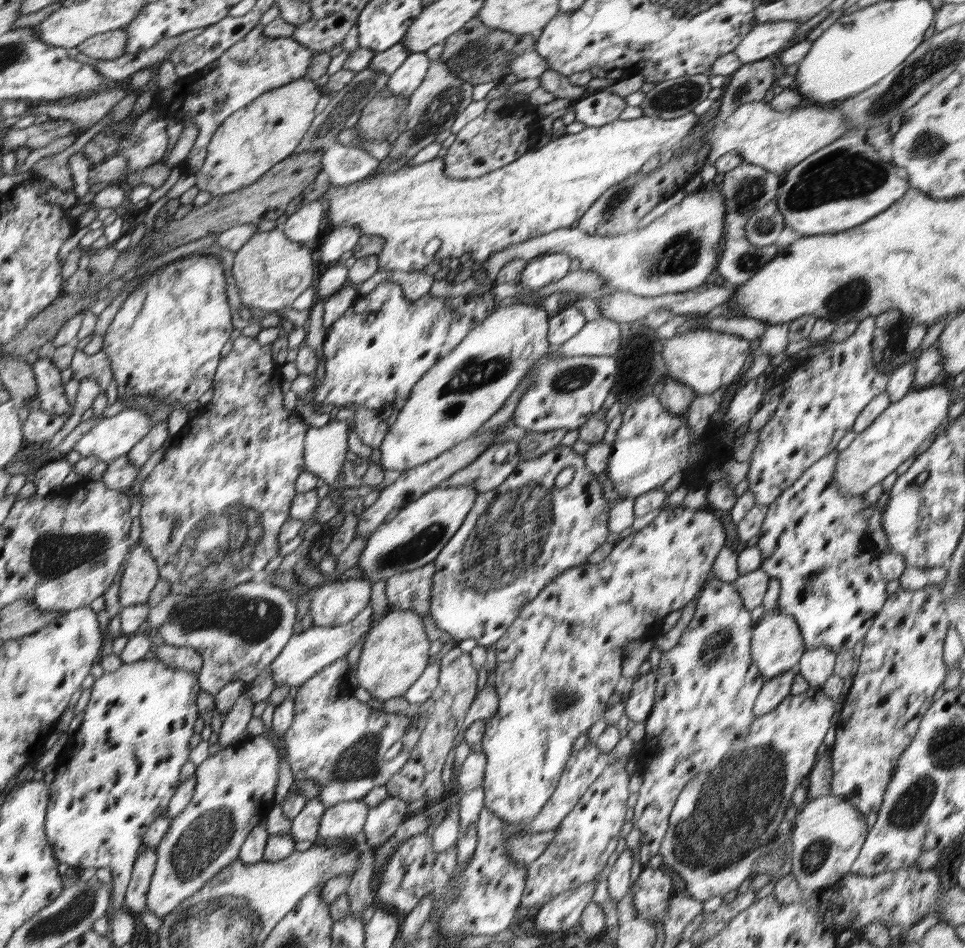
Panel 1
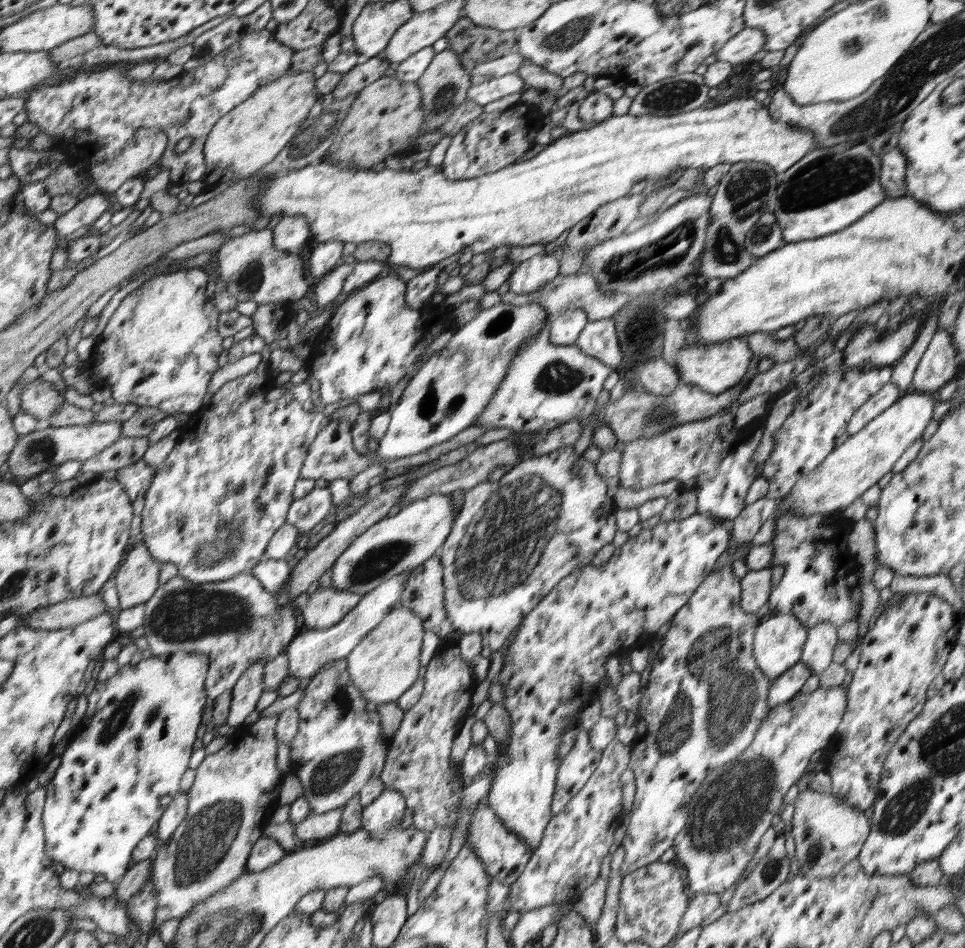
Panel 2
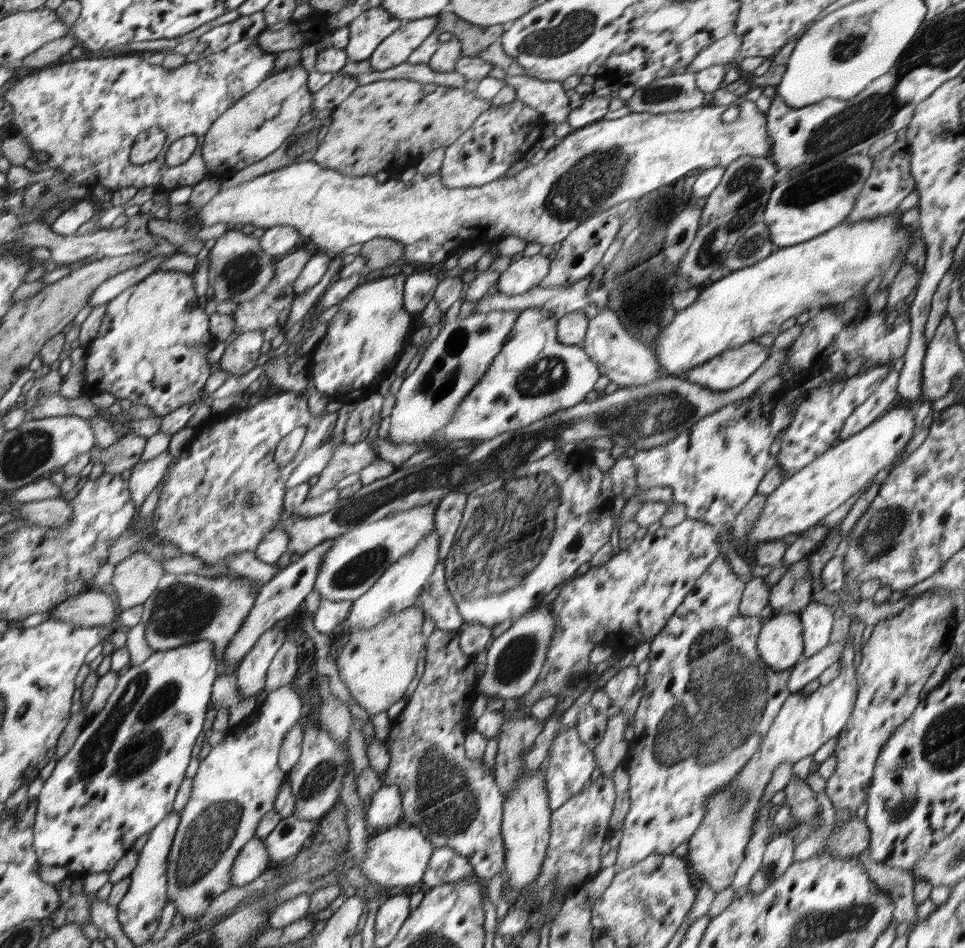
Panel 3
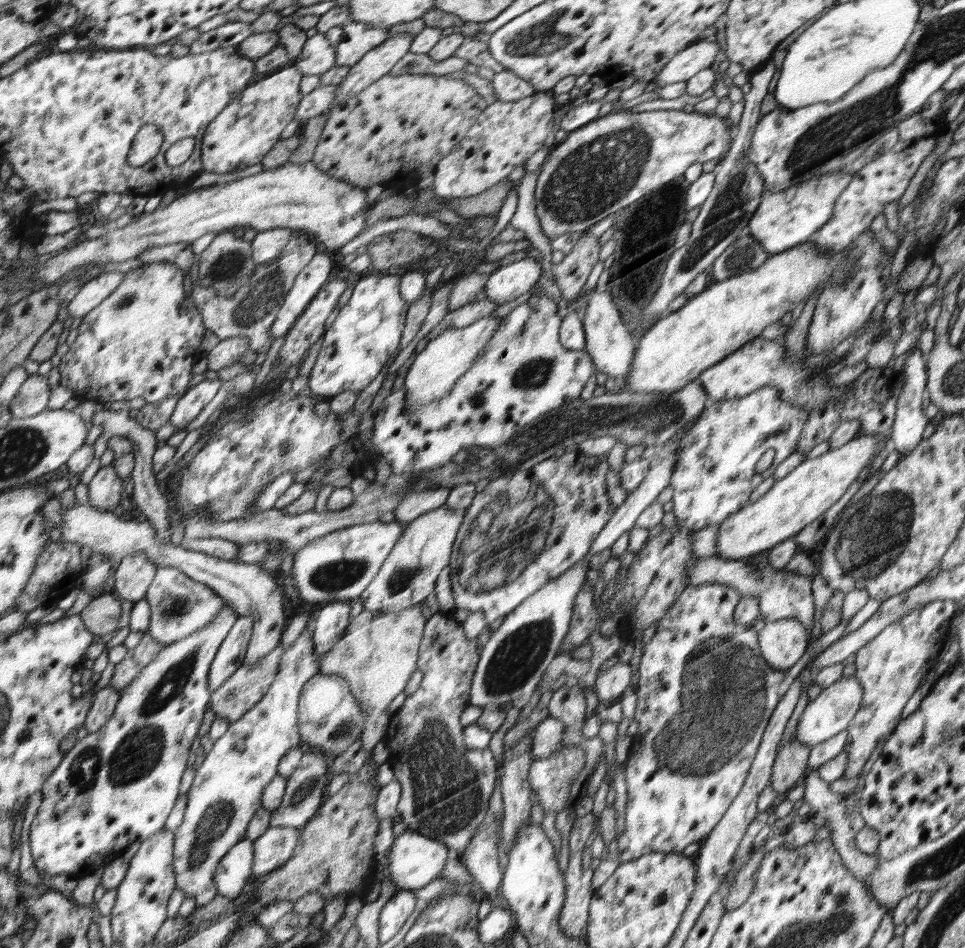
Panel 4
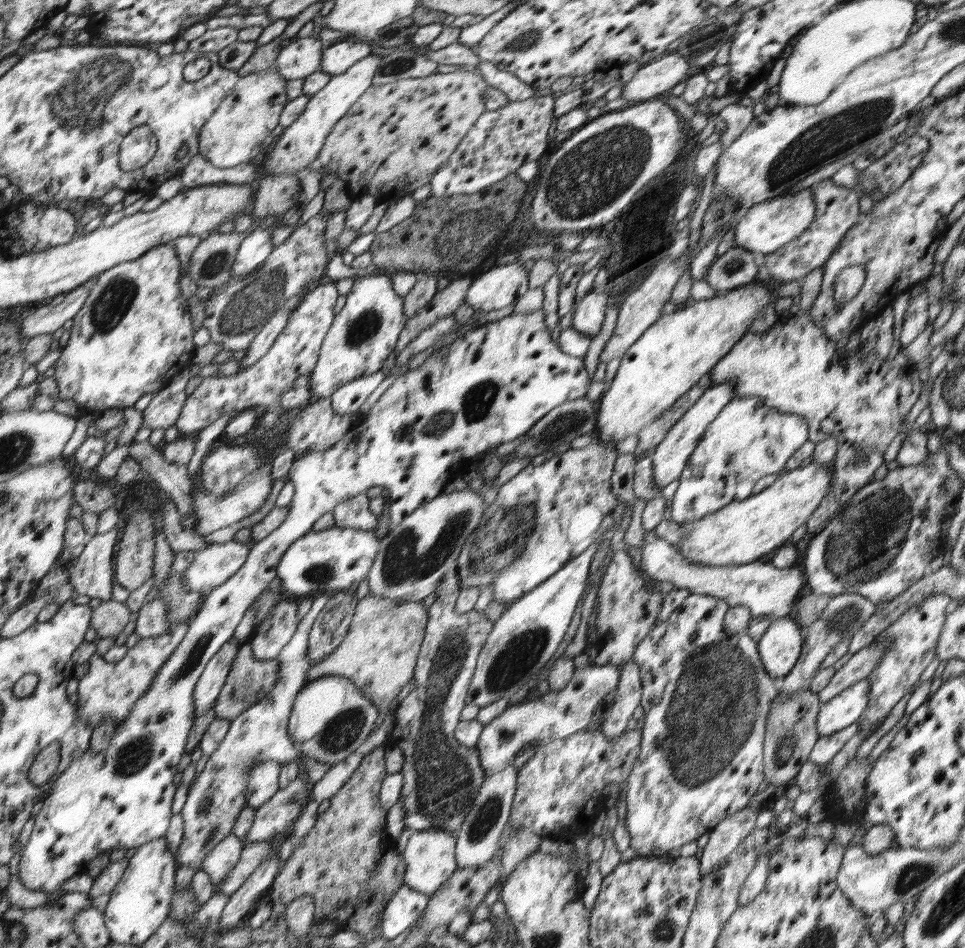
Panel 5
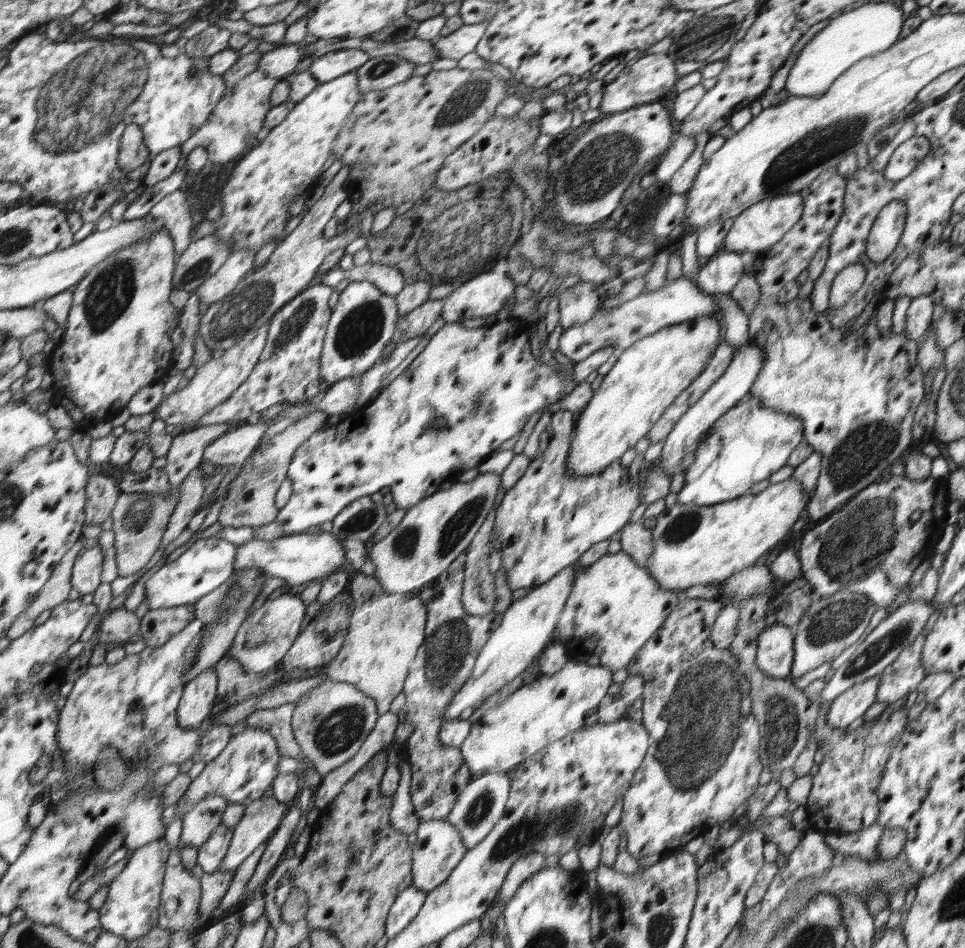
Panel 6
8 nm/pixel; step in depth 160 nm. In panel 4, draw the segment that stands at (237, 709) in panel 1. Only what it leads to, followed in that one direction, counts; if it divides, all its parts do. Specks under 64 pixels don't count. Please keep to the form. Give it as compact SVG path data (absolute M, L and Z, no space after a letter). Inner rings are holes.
M79 504L72 505L70 509L62 508L62 511L62 525L58 528L57 537L64 541L90 547L92 556L106 556L110 564L118 564L126 556L142 551L157 568L178 568L192 580L209 585L241 616L253 616L254 630L245 654L244 665L256 664L280 645L280 638L286 629L286 617L282 608L283 587L278 577L268 575L260 569L259 564L226 561L206 552L186 550L172 543L160 543L156 539L154 527L144 518L124 522L113 513Z

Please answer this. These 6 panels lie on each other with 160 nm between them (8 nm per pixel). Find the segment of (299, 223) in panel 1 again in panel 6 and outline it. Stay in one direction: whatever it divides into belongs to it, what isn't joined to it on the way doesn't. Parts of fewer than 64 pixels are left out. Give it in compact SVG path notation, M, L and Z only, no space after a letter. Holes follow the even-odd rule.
M249 248L230 254L224 266L197 288L195 293L198 294L200 305L212 305L232 292L236 285L255 268L254 257L254 251Z

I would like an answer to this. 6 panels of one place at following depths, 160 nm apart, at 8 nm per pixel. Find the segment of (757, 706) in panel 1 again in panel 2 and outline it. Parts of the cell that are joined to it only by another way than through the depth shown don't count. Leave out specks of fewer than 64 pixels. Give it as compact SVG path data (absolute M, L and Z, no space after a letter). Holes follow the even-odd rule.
M802 661L785 670L778 680L770 685L767 694L769 708L773 709L776 705L784 704L800 693L800 689L812 675L812 671Z

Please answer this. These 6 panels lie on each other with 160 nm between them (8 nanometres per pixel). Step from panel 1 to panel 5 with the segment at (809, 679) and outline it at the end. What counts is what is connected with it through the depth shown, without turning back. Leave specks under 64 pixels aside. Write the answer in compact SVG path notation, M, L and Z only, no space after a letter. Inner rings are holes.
M646 531L642 552L640 552L640 570L648 573L656 581L671 582L675 588L689 588L694 594L715 596L726 601L730 607L744 605L750 609L754 621L773 615L791 616L797 596L805 586L805 575L800 568L778 569L772 564L760 561L728 567L708 567L698 563L688 563L677 548L670 546L664 538L658 538L653 531Z

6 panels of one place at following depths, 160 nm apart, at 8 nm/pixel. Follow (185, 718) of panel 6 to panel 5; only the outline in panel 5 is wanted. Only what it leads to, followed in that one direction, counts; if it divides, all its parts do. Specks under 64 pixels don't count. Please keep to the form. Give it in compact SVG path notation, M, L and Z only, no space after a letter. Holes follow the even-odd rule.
M234 637L209 660L208 666L202 671L200 682L196 684L196 690L193 692L195 718L200 718L215 708L216 699L226 682L238 650L240 645Z

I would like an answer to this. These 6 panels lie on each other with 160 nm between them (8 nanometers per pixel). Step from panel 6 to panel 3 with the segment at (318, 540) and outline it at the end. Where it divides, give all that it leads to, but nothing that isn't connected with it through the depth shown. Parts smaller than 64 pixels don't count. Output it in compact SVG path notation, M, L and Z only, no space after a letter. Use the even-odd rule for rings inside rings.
M427 503L389 516L382 520L371 520L350 532L336 537L334 546L326 551L321 571L318 572L317 583L313 590L320 594L320 598L334 601L355 601L360 599L381 576L386 568L397 563L409 550L414 550L430 532L434 532L437 505Z

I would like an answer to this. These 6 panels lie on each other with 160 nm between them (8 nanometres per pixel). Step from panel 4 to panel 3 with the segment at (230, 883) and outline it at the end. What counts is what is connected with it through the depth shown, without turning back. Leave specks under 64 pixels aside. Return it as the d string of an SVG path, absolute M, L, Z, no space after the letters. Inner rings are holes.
M251 838L241 848L241 852L233 864L231 886L244 886L272 867L273 863L269 859L263 839Z

